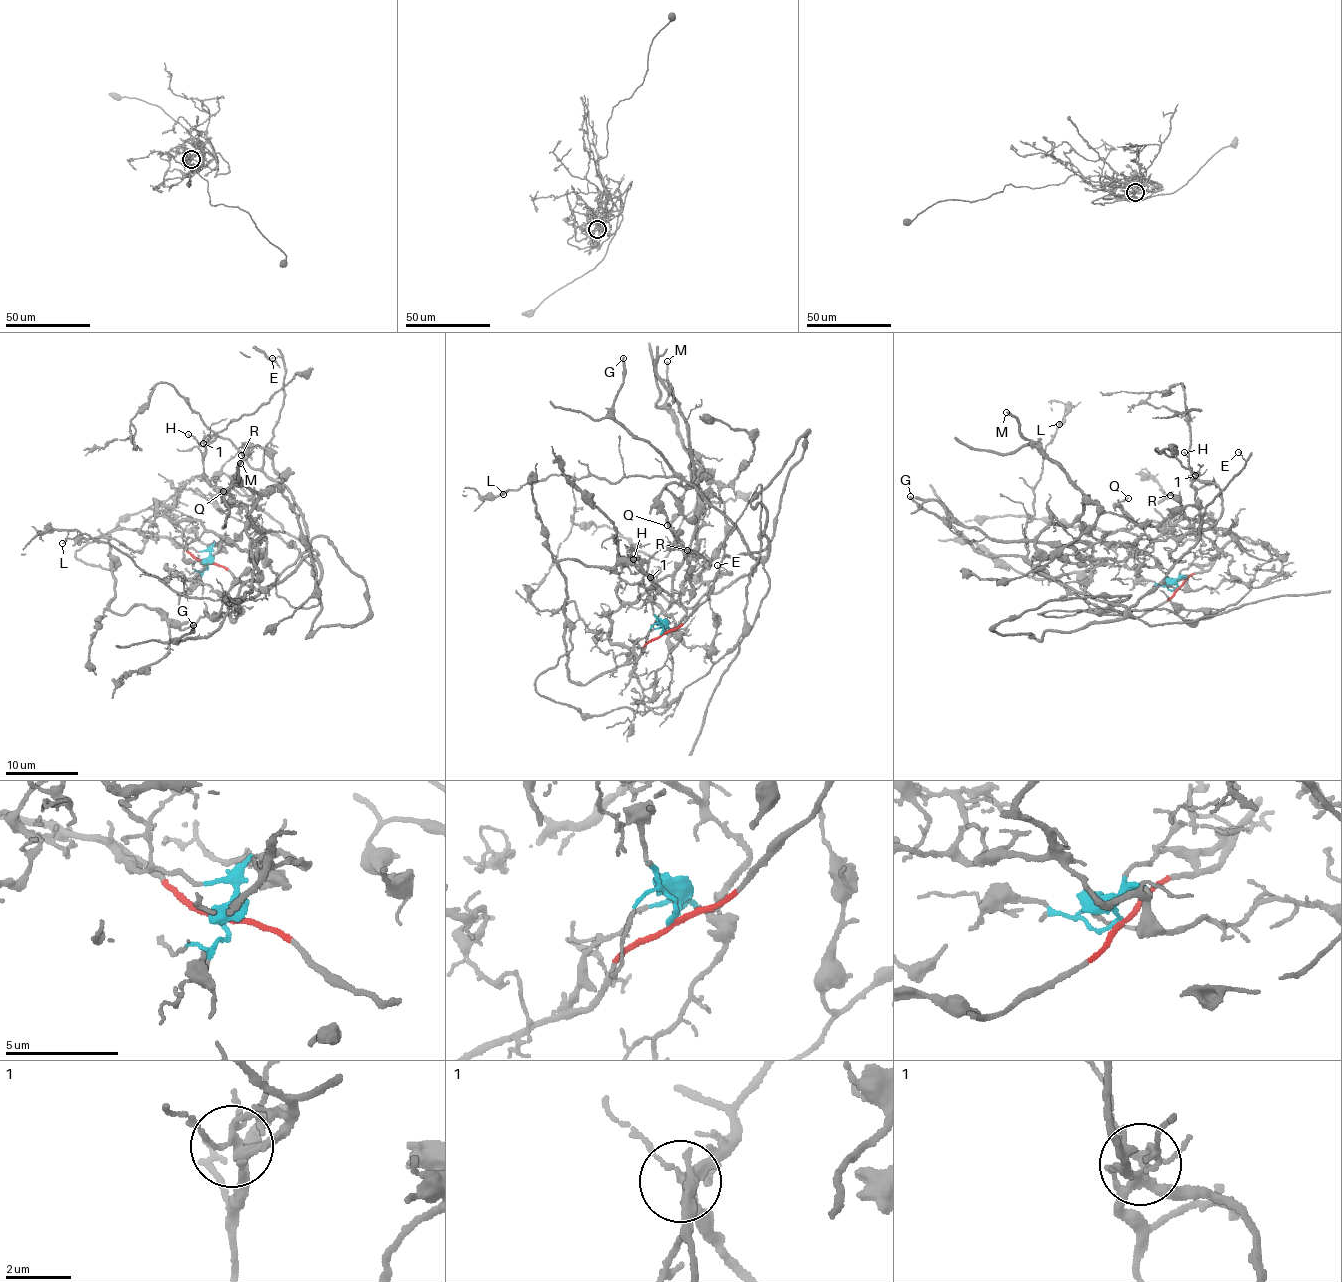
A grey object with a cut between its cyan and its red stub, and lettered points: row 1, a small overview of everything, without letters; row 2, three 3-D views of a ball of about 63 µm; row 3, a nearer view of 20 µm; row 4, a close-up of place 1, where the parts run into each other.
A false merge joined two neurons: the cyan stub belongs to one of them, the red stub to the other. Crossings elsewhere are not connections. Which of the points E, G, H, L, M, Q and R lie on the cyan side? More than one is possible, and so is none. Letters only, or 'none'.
M, Q, R

